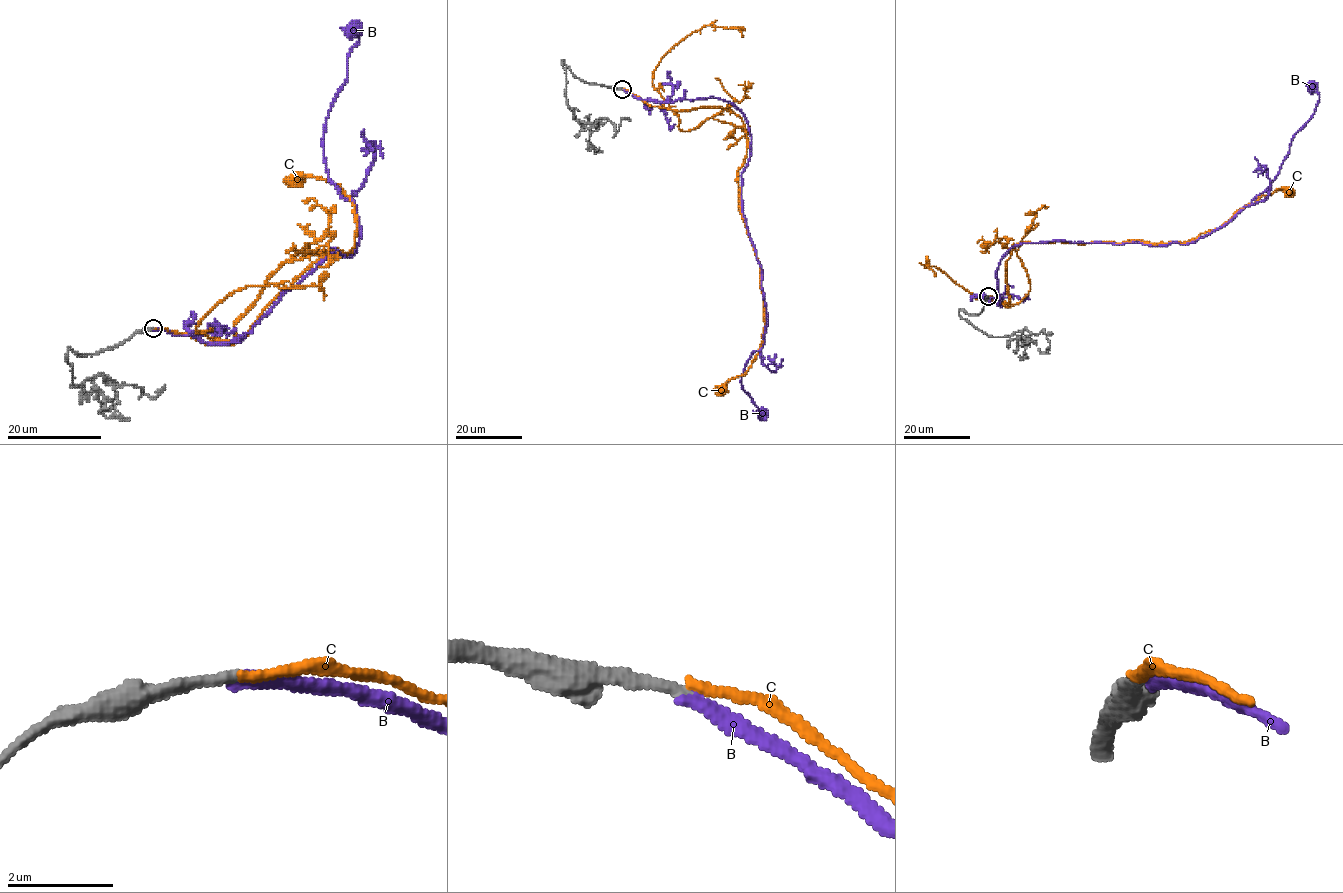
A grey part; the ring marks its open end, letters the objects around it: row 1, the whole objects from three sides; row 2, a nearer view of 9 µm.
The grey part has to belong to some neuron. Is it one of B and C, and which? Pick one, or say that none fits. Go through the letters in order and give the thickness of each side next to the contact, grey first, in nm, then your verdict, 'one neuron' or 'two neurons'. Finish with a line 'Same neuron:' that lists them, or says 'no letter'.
B: 220 nm thick on the grey side, 240 nm on the other; one neuron
C: 200 nm thick on the grey side, 180 nm on the other; two neurons
Same neuron: B

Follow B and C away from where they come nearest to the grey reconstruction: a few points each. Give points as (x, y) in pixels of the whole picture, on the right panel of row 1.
B: (988, 297), (1001, 306), (996, 269), (1017, 245), (1163, 246), (1224, 226), (1280, 169), (1314, 111), (1312, 85)
C: (988, 296), (1009, 306), (1005, 262), (1018, 244), (1185, 242), (1221, 226), (1261, 196), (1280, 188), (1294, 194)

